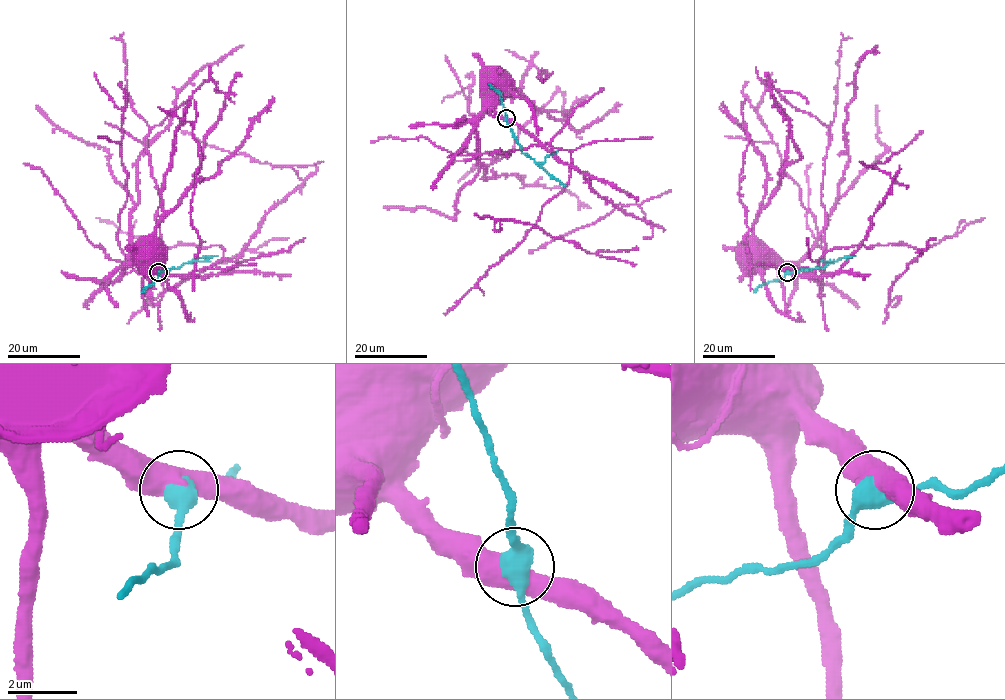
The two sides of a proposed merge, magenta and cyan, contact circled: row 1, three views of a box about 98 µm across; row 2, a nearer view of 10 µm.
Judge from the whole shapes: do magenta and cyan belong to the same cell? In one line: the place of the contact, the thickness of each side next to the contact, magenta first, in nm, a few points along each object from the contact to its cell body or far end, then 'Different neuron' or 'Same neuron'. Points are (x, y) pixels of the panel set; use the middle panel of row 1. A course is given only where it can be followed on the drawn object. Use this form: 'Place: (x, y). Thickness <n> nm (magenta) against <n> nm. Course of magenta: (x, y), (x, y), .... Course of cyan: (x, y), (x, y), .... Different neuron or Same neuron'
Place: (506, 118). Thickness 550 nm (magenta) against 480 nm. Course of magenta: (506, 118), (494, 109), (496, 80). Course of cyan: (506, 118), (522, 152), (565, 185). Same neuron

